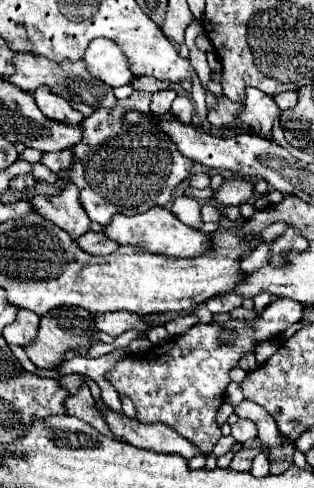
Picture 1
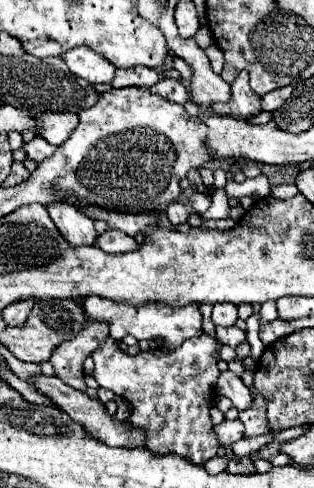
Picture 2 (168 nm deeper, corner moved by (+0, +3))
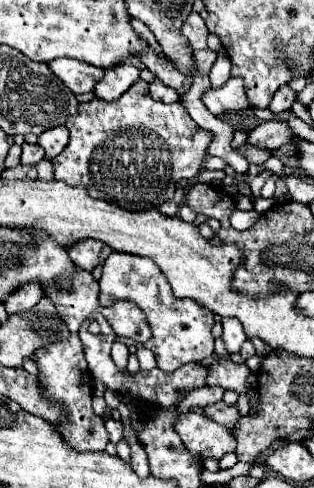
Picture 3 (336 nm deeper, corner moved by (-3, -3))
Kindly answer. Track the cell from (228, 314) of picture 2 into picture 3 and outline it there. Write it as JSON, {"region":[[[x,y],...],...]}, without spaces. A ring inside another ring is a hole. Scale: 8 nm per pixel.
{"region":[[[224,318],[222,320],[222,328],[224,328],[222,340],[224,340],[224,346],[226,346],[228,354],[238,352],[240,346],[242,346],[242,342],[246,340],[246,334],[244,334],[240,322],[236,318]]]}

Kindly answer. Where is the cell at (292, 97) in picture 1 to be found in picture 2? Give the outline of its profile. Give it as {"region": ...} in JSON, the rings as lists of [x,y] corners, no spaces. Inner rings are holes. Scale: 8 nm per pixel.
{"region":[[[283,86],[283,88],[277,88],[277,90],[269,92],[269,94],[265,94],[265,96],[263,96],[263,100],[261,100],[263,110],[273,112],[273,110],[281,108],[281,106],[283,106],[283,102],[291,96],[291,92],[293,92],[293,88],[291,88],[291,86]]]}

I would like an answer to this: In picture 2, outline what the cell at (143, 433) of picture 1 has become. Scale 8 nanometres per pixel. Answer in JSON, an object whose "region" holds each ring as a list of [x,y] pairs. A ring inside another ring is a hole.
{"region":[[[37,376],[35,384],[33,384],[41,394],[49,396],[63,412],[67,412],[73,420],[77,420],[79,424],[83,424],[83,428],[95,436],[97,440],[109,444],[109,446],[123,446],[123,448],[145,448],[145,428],[137,428],[133,424],[129,424],[129,428],[125,428],[125,422],[119,422],[115,416],[111,416],[105,410],[105,404],[99,398],[91,398],[85,392],[79,392],[75,388],[69,388],[65,382],[61,382],[57,376]]]}

